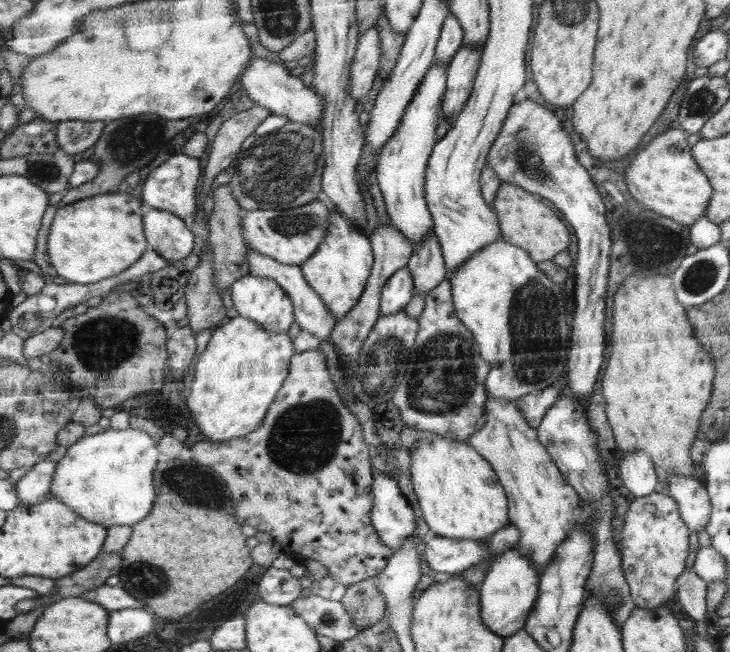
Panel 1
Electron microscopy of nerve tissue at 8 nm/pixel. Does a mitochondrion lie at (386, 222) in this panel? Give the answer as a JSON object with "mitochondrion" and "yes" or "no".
{"mitochondrion":"no"}

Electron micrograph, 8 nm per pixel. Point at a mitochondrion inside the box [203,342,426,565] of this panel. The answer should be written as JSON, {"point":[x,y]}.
{"point":[303,440]}

